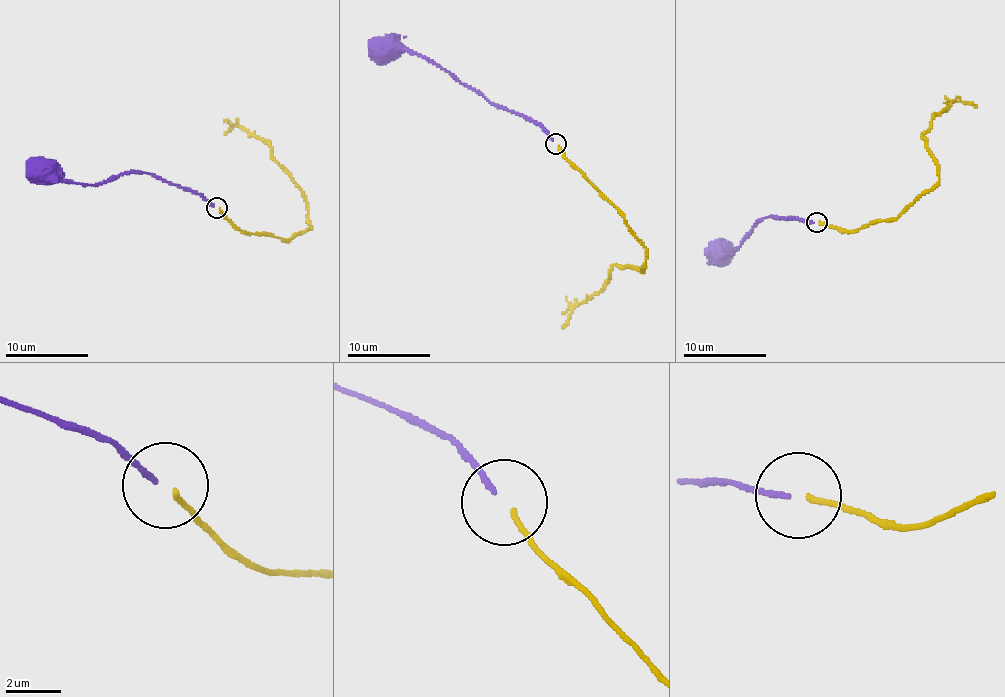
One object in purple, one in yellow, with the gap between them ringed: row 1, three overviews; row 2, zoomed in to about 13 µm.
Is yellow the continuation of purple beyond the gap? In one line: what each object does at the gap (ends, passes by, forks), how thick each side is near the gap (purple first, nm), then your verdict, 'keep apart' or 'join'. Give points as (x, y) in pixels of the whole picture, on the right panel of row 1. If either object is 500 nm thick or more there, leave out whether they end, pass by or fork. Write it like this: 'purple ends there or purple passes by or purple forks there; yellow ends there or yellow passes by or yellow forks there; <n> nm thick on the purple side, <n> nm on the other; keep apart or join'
purple ends there; yellow ends there; 200 nm thick on the purple side, 200 nm on the other; join

